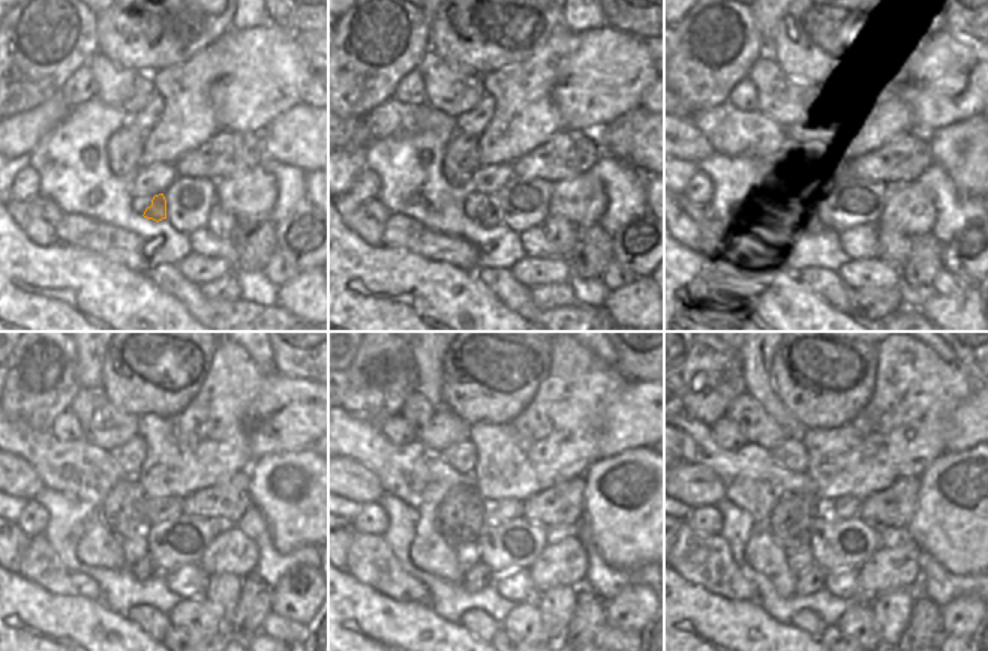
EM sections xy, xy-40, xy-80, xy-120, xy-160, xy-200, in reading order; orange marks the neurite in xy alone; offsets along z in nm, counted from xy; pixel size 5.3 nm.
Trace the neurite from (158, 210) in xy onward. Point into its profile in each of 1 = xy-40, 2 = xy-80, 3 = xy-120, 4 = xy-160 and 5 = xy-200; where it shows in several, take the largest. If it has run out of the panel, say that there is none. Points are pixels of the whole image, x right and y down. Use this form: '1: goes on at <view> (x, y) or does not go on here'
1: goes on at xy-40 (491, 215)
2: goes on at xy-80 (819, 222)
3: goes on at xy-120 (144, 569)
4: goes on at xy-160 (479, 576)
5: goes on at xy-200 (811, 581)

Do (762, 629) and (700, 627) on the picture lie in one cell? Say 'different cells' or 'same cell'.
same cell

